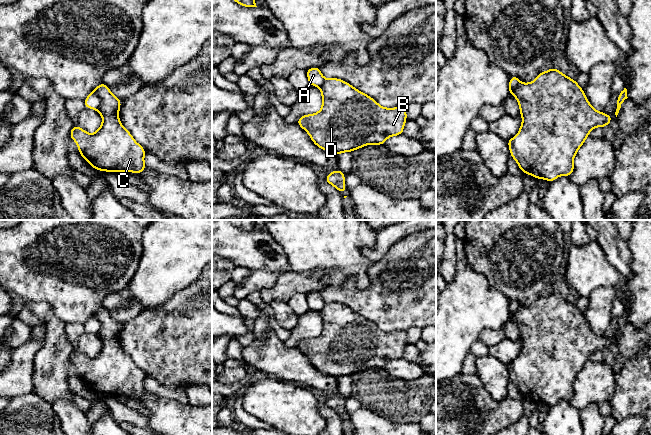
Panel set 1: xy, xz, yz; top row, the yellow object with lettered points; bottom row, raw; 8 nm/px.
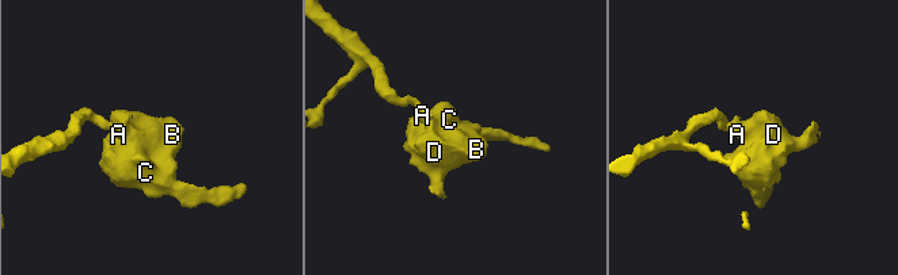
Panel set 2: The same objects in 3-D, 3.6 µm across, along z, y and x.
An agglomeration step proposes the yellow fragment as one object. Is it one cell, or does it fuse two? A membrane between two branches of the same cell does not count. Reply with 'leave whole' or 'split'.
split

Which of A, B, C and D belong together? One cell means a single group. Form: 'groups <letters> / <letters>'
groups A / B C D

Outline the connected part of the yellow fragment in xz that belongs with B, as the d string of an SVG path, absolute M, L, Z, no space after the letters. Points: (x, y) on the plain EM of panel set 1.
M338 302L325 303L319 313L322 318L321 334L299 341L297 348L322 374L337 380L370 368L383 369L389 361L403 358L407 345L405 331L384 332L372 321Z

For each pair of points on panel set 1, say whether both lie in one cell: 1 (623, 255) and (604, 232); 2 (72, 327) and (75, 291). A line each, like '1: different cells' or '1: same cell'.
1: same cell
2: different cells

